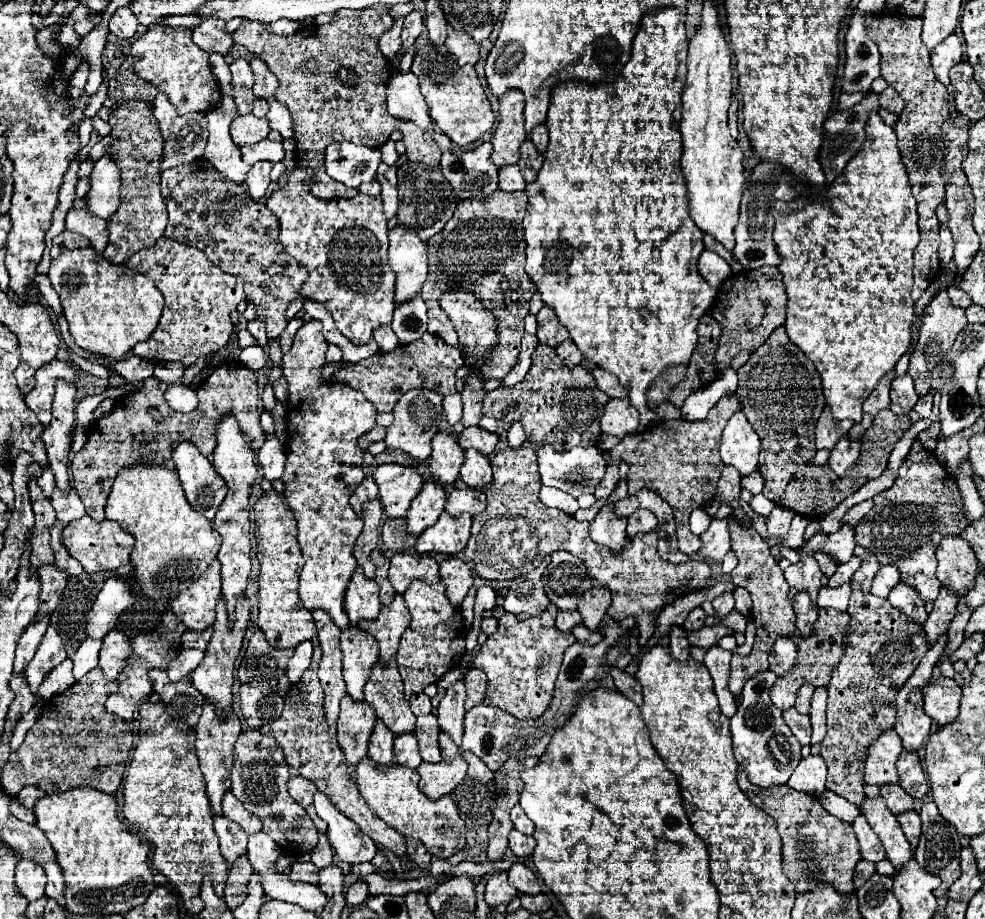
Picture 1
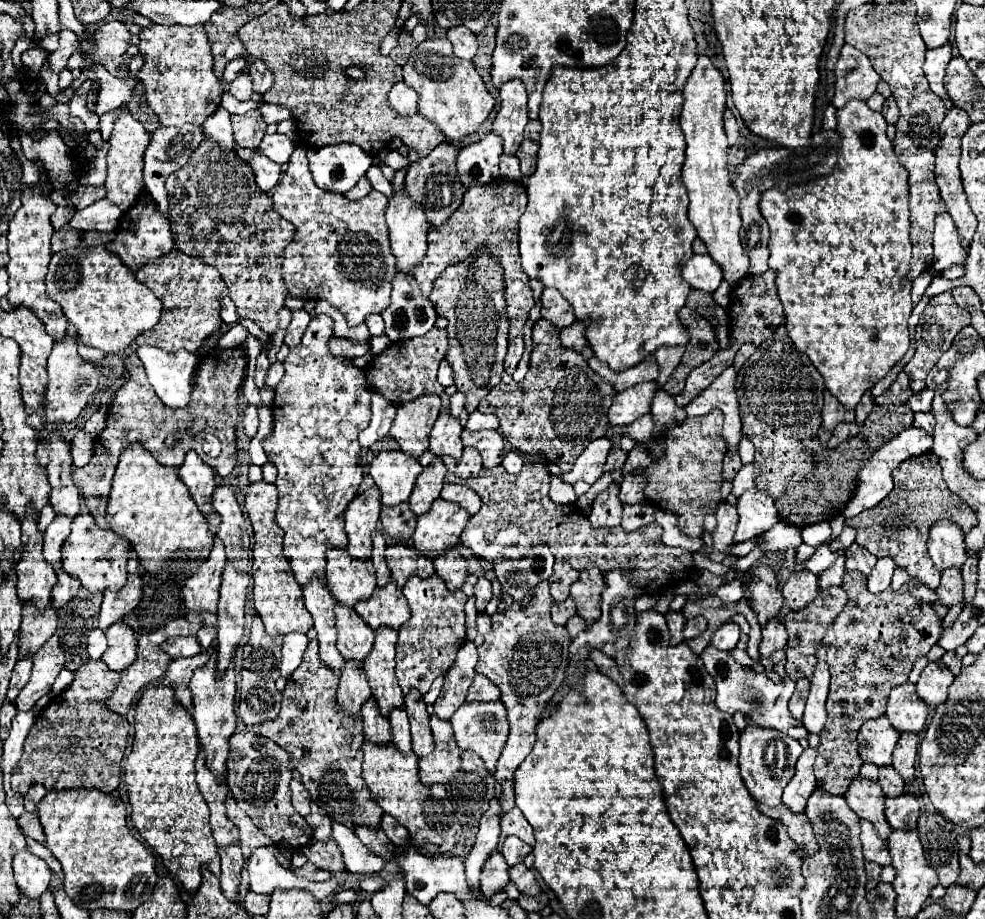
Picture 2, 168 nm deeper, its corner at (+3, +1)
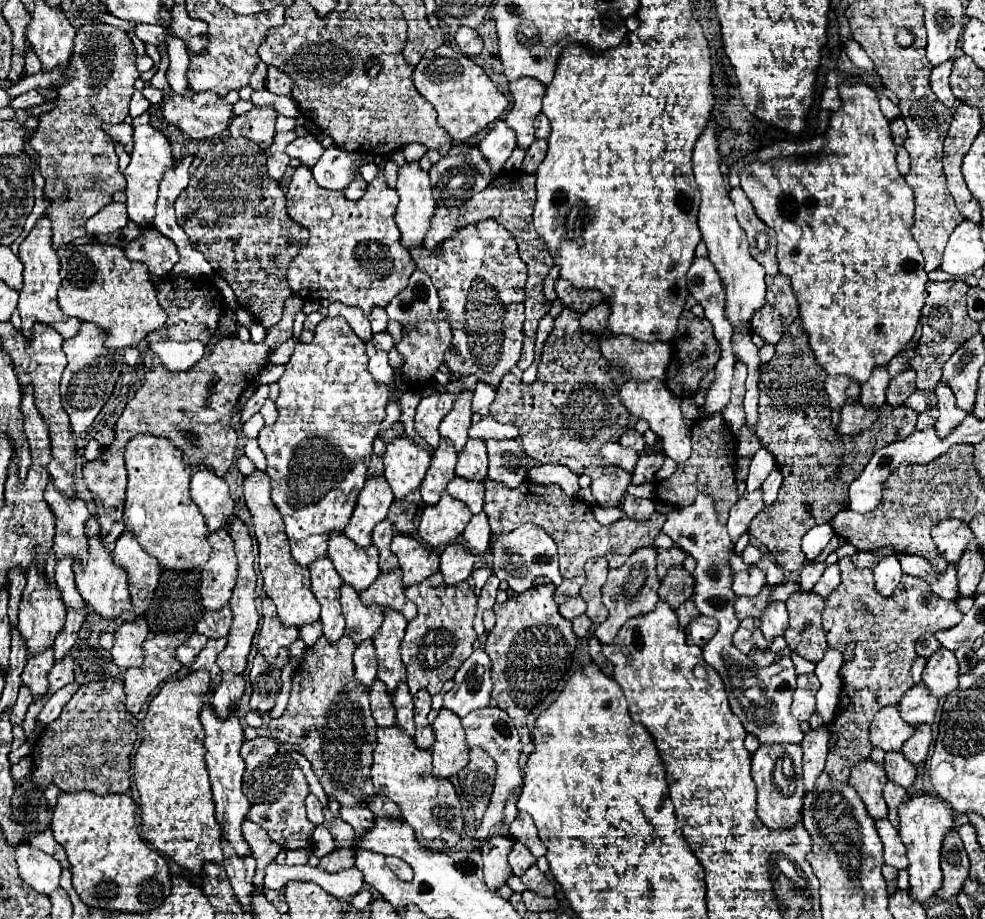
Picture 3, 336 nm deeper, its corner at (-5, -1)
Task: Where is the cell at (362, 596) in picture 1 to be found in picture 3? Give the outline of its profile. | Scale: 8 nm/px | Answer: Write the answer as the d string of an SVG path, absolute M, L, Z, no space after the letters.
M344 533L330 535L328 557L342 581L354 587L356 593L368 589L380 575L376 549L358 549L358 545L354 545L354 541L350 541Z

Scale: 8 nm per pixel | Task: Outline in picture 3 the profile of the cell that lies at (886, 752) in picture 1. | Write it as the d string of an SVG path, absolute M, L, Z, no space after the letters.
M890 705L876 713L874 721L870 723L870 741L872 747L882 751L900 751L906 739L914 735L914 727L906 725L898 713L898 707Z

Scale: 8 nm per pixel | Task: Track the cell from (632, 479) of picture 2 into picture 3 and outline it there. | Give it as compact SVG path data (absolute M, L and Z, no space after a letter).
M644 449L632 473L632 485L656 481L656 471L662 467L662 461L664 461L662 453L650 453L650 449Z

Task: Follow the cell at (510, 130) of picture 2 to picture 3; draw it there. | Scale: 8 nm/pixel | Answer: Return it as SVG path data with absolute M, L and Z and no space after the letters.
M522 77L514 83L508 83L508 91L512 95L512 109L504 117L506 125L516 131L516 145L520 149L528 149L534 137L534 117L542 109L542 97L546 93L544 85L538 79Z

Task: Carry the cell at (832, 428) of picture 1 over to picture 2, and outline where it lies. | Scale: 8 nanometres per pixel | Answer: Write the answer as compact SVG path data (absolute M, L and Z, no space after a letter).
M826 391L822 409L822 427L832 431L840 421L854 421L854 409L842 407L842 403L838 403L838 399L834 399L834 395Z

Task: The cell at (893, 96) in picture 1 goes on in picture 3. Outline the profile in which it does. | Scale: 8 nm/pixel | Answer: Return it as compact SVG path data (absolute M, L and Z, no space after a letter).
M896 117L896 119L890 121L890 125L892 125L892 139L894 139L894 143L896 143L896 145L904 143L904 139L906 139L904 119L902 119L902 117Z

